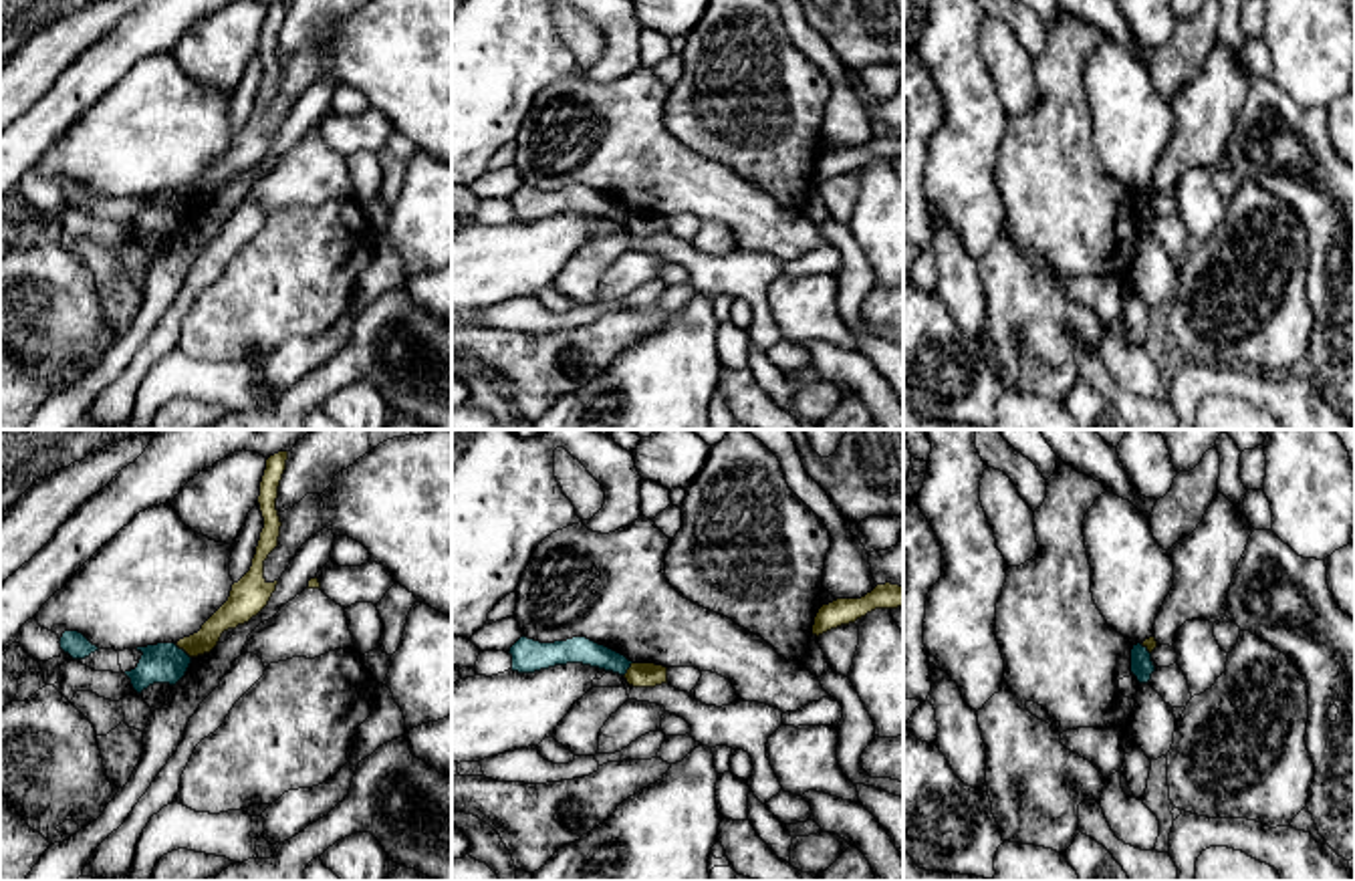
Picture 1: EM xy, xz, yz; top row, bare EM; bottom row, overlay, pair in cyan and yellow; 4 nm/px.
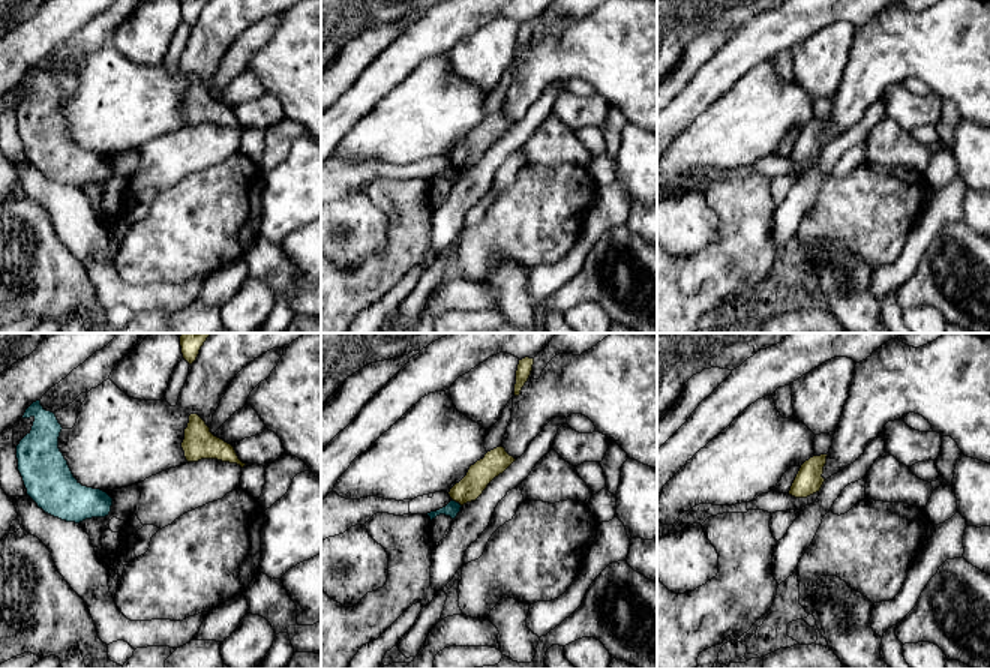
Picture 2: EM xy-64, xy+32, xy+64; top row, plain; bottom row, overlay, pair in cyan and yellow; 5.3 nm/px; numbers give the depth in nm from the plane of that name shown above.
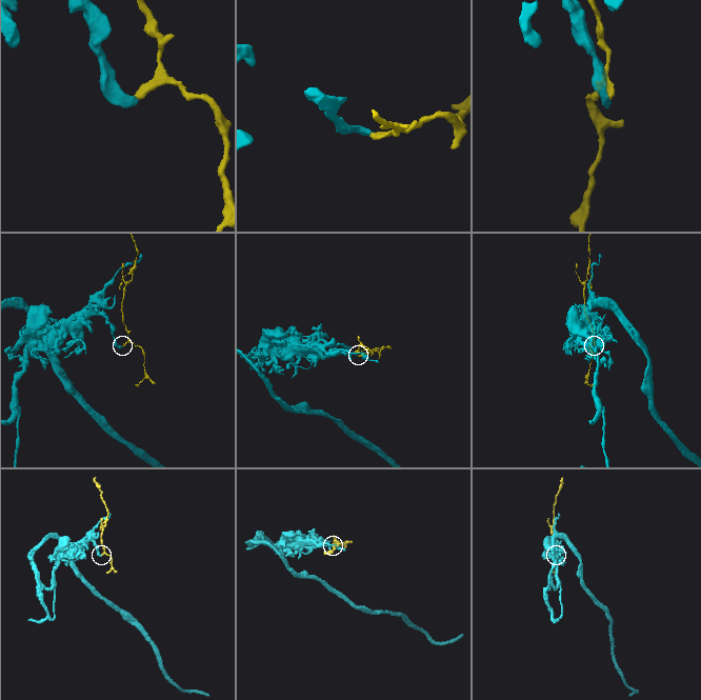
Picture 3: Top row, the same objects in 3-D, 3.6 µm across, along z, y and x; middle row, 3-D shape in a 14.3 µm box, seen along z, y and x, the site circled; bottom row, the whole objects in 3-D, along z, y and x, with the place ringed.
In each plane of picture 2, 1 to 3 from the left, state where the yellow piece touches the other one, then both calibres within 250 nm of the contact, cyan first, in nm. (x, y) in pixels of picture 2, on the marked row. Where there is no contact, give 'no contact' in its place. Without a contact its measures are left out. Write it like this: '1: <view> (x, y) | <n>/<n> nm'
1: no contact
2: xy+32 (455, 501) | 80/140 nm
3: no contact

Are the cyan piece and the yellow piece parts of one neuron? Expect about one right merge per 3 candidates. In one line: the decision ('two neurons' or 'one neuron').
two neurons

